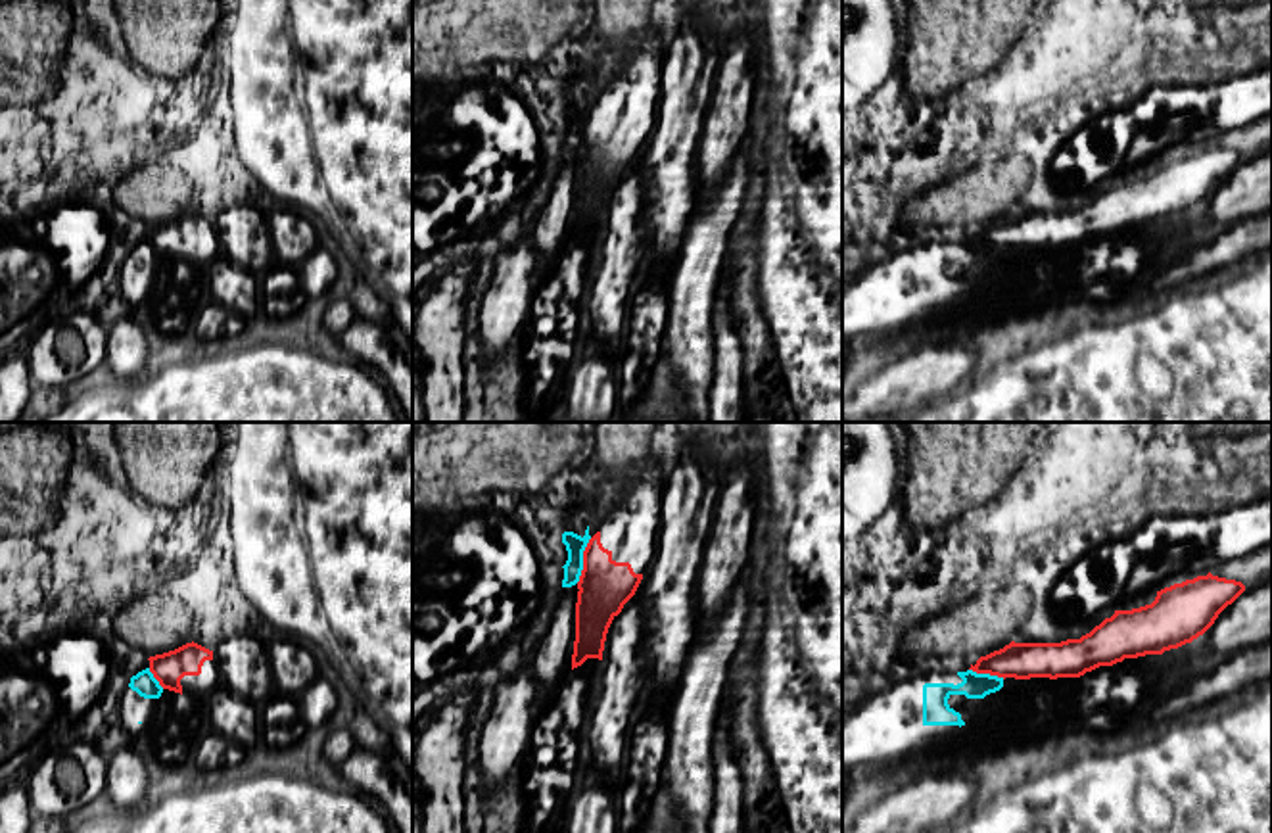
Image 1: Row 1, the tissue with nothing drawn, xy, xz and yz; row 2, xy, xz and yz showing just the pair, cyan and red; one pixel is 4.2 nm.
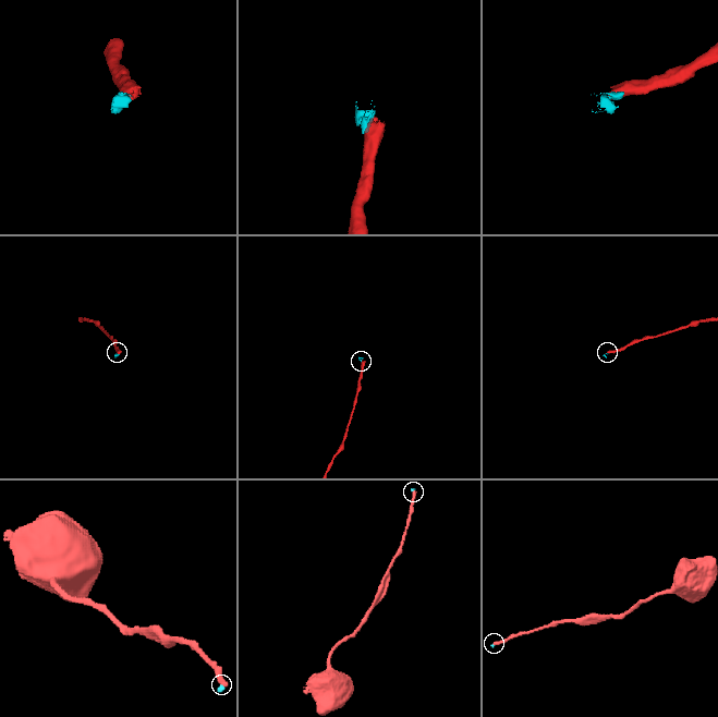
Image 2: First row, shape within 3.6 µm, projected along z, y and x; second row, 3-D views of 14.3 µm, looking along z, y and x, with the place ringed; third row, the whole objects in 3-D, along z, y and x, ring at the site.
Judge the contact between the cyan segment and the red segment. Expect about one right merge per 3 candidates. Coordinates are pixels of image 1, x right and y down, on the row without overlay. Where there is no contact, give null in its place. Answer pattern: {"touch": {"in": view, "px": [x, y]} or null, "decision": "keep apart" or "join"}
{"touch": {"in": "xz", "px": [582, 131]}, "decision": "keep apart"}

